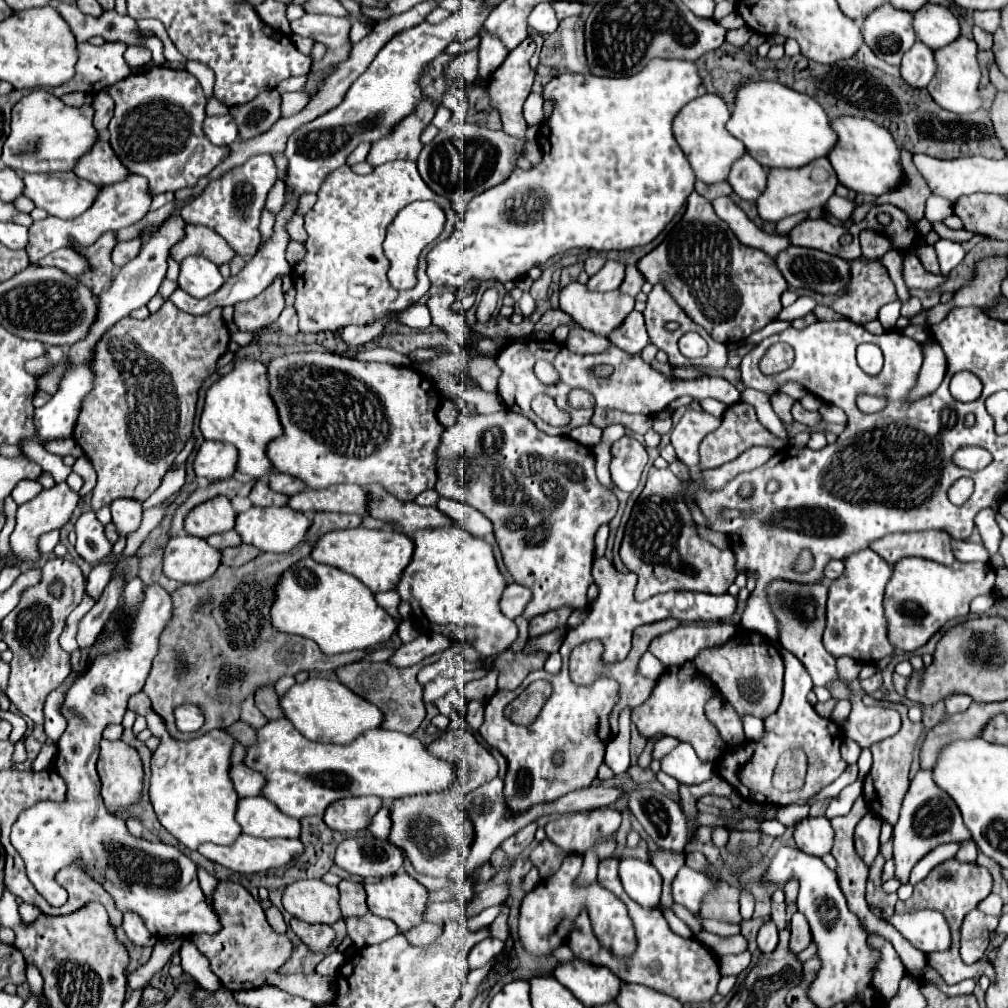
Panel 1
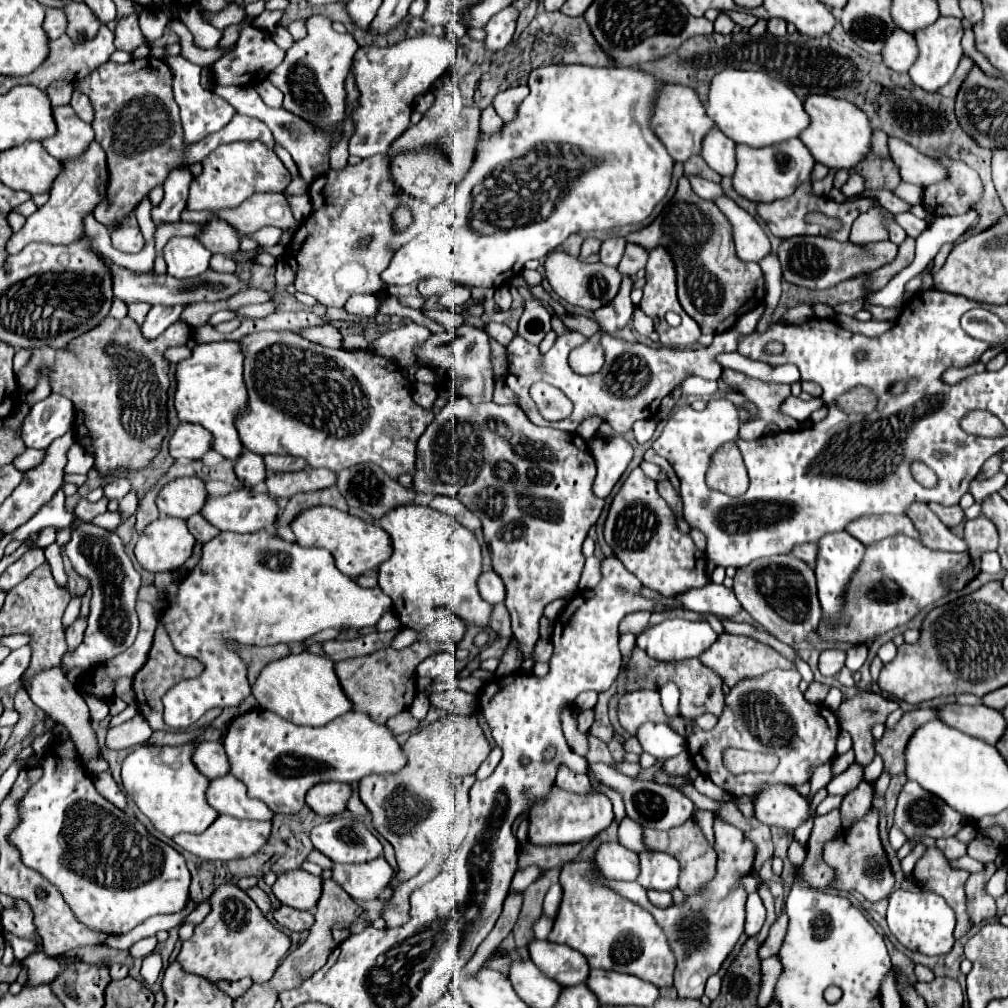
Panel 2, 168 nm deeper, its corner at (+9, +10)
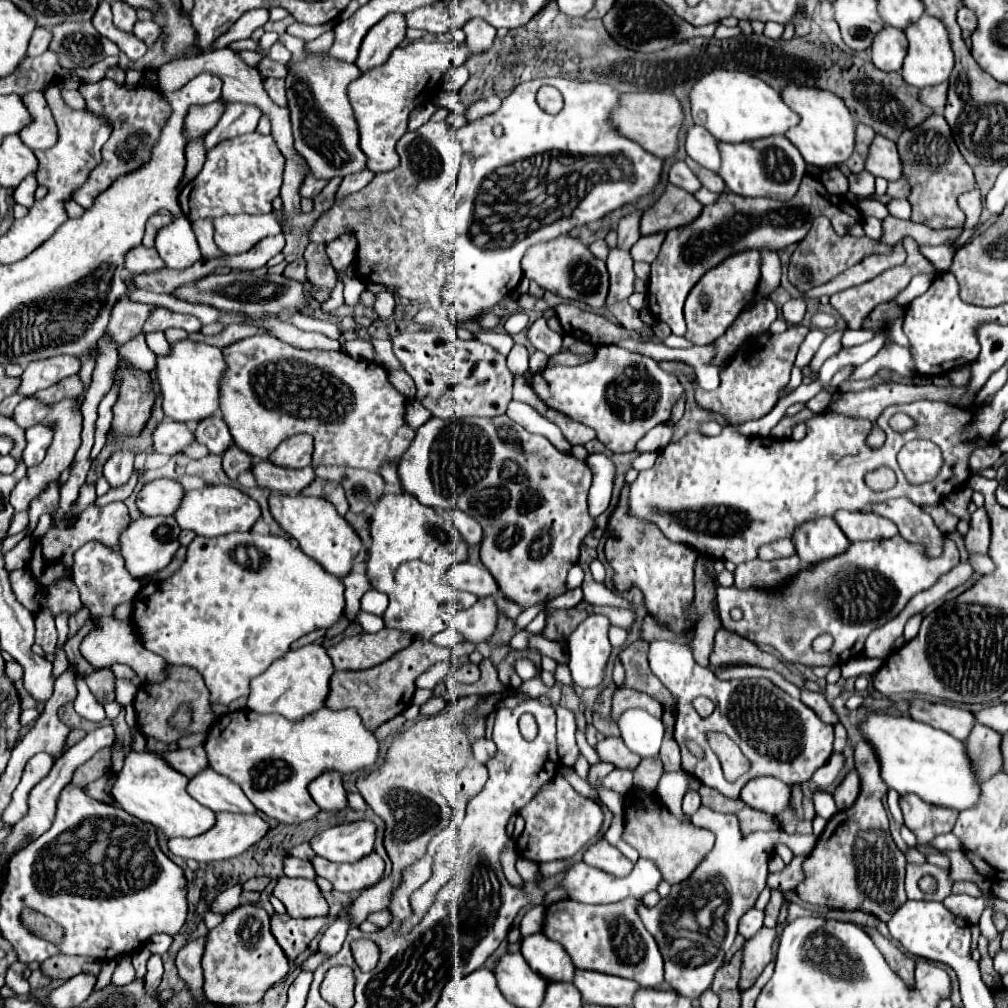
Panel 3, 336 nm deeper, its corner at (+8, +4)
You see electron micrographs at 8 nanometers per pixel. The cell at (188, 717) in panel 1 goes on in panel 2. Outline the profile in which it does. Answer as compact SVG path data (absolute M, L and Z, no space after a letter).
M267 531L253 535L219 533L215 539L203 545L203 557L199 565L183 577L177 599L163 613L163 623L175 649L183 655L203 661L205 665L205 671L195 681L181 681L163 696L163 719L173 729L185 729L193 725L207 709L239 707L243 699L249 697L251 687L247 683L247 667L241 657L225 645L229 639L247 645L301 643L323 629L347 631L375 627L389 609L391 599L379 587L359 587L335 567L335 559L325 549L299 547L297 543L287 543L281 537L271 537Z

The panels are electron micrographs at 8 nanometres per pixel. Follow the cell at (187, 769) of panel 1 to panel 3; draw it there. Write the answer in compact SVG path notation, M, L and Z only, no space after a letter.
M128 753L122 771L116 777L112 787L114 801L132 817L152 823L166 837L196 837L208 831L214 825L214 813L208 807L202 807L186 793L188 777L174 771L154 753Z

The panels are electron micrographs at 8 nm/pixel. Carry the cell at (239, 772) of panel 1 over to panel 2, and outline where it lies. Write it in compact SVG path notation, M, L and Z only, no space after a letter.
M213 741L201 743L193 755L193 761L197 769L201 769L201 773L209 779L229 775L229 757L225 755L221 743L213 743Z

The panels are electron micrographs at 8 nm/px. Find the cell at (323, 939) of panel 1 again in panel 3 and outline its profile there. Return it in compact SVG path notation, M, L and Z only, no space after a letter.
M272 915L272 933L286 953L290 961L294 961L310 941L318 935L318 931L328 923L328 917L312 917L312 919L292 919L290 915Z

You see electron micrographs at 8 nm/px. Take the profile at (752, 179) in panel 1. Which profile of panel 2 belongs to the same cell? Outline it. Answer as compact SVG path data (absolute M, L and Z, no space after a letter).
M715 129L713 133L709 133L709 137L705 137L705 147L703 147L701 157L719 175L733 177L735 167L737 167L735 147L737 145L729 137L725 137L719 129Z

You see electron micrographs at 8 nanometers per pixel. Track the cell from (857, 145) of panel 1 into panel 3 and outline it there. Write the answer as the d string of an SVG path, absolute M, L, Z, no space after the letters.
M788 83L780 91L780 97L800 117L798 125L786 131L786 137L802 153L806 163L822 167L822 169L830 169L852 155L856 121L850 115L850 111L846 111L846 105L842 103L842 99L838 99L830 91L822 91L816 87L802 87L798 83Z

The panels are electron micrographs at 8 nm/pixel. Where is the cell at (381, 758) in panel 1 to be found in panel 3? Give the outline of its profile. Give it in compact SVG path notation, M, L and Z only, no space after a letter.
M328 707L300 721L288 721L280 715L260 715L250 709L226 713L210 725L204 749L214 771L230 777L258 811L280 823L302 823L320 811L307 789L316 775L328 769L350 775L370 769L378 757L378 741L362 725L356 711L330 711Z

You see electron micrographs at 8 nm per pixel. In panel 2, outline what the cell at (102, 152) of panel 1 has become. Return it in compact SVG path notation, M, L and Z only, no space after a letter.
M71 105L53 107L53 117L57 121L57 133L49 141L43 141L45 151L59 161L81 157L93 143L91 125L81 121Z

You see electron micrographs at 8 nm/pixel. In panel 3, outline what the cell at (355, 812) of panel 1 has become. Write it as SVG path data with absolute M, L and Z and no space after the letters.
M324 771L308 785L308 791L320 809L340 811L346 807L346 791L342 787L342 779L342 771Z

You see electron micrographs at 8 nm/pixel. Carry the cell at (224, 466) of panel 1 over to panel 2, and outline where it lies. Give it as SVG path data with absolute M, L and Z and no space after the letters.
M181 423L169 441L171 457L183 461L197 461L211 451L211 447L213 435L205 427L193 423Z

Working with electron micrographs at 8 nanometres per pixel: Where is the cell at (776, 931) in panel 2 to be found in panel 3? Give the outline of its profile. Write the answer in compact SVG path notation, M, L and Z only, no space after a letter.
M762 927L752 939L742 947L742 975L738 989L746 991L754 985L764 967L772 961L772 941L776 939L776 929Z

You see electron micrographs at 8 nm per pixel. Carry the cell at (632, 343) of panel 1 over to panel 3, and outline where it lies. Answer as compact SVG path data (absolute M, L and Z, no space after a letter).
M612 249L606 265L608 265L608 273L610 273L610 293L606 303L612 305L614 301L622 301L628 299L634 293L634 269L632 269L632 257L630 251L622 251L622 249Z

